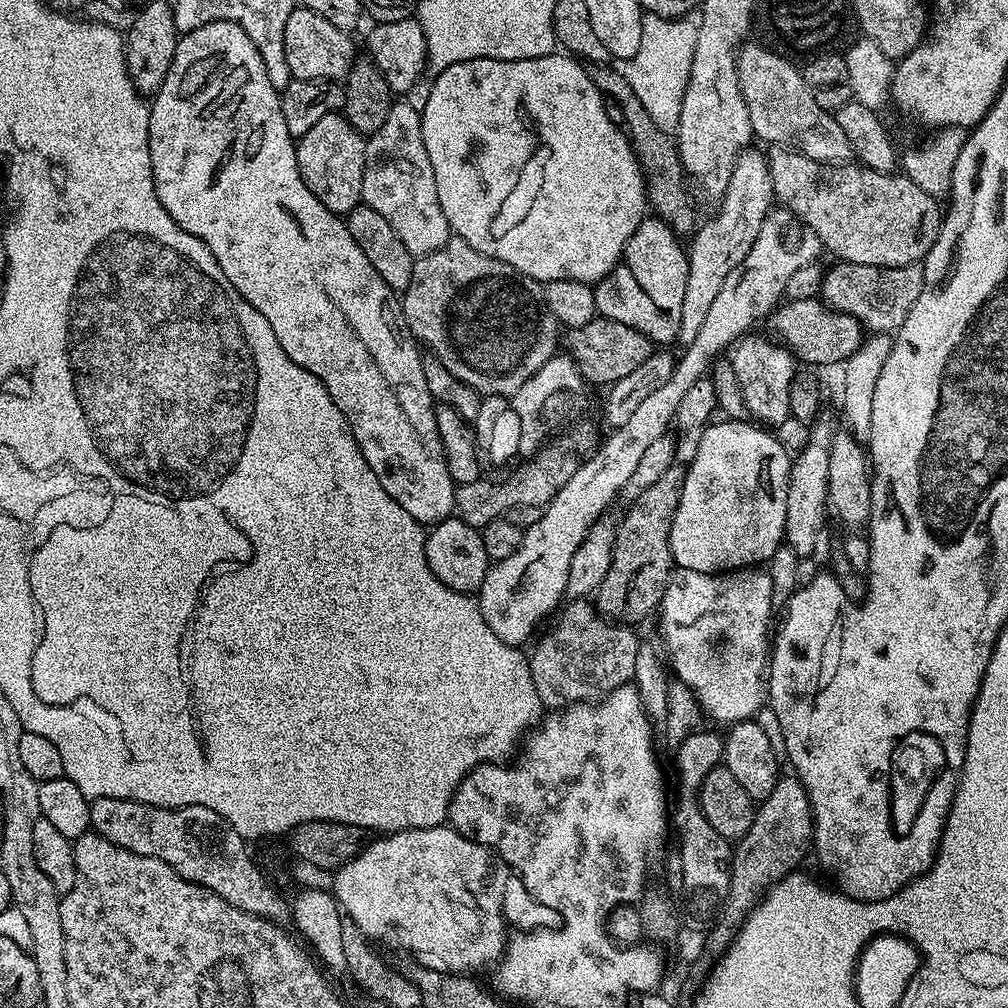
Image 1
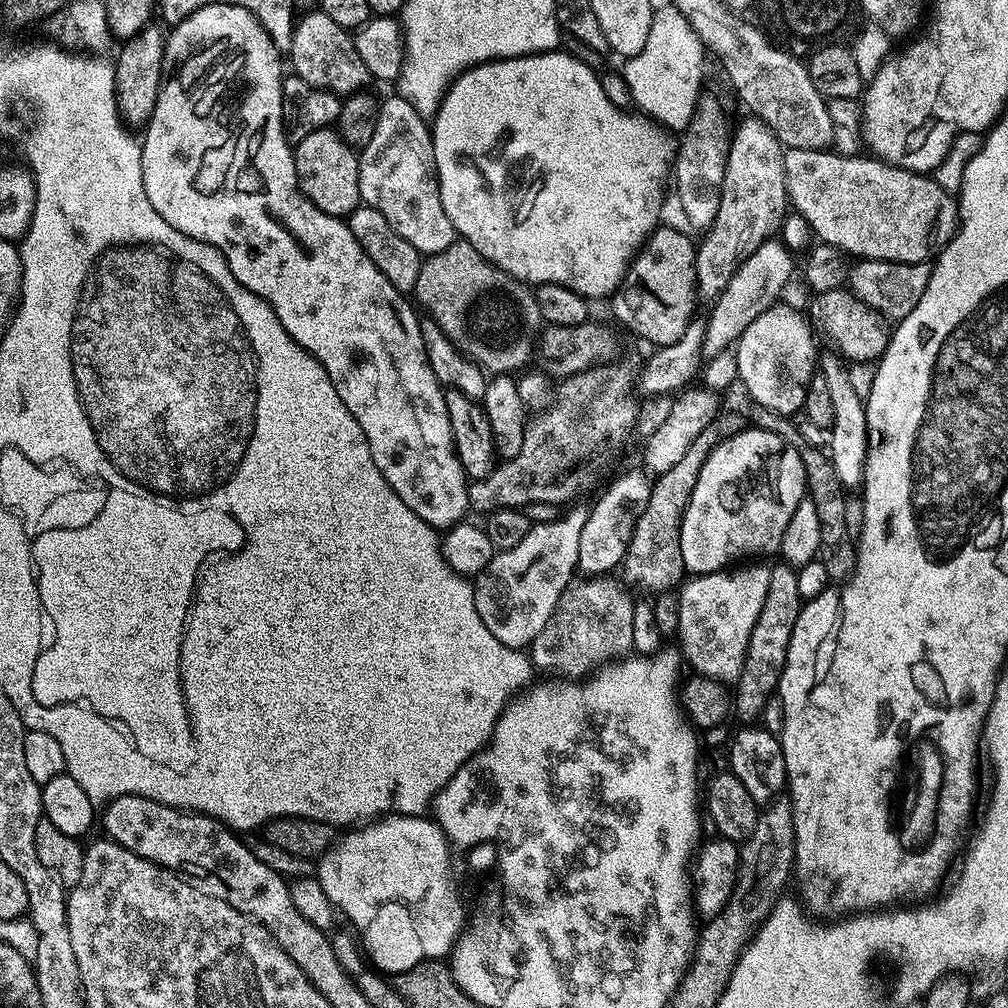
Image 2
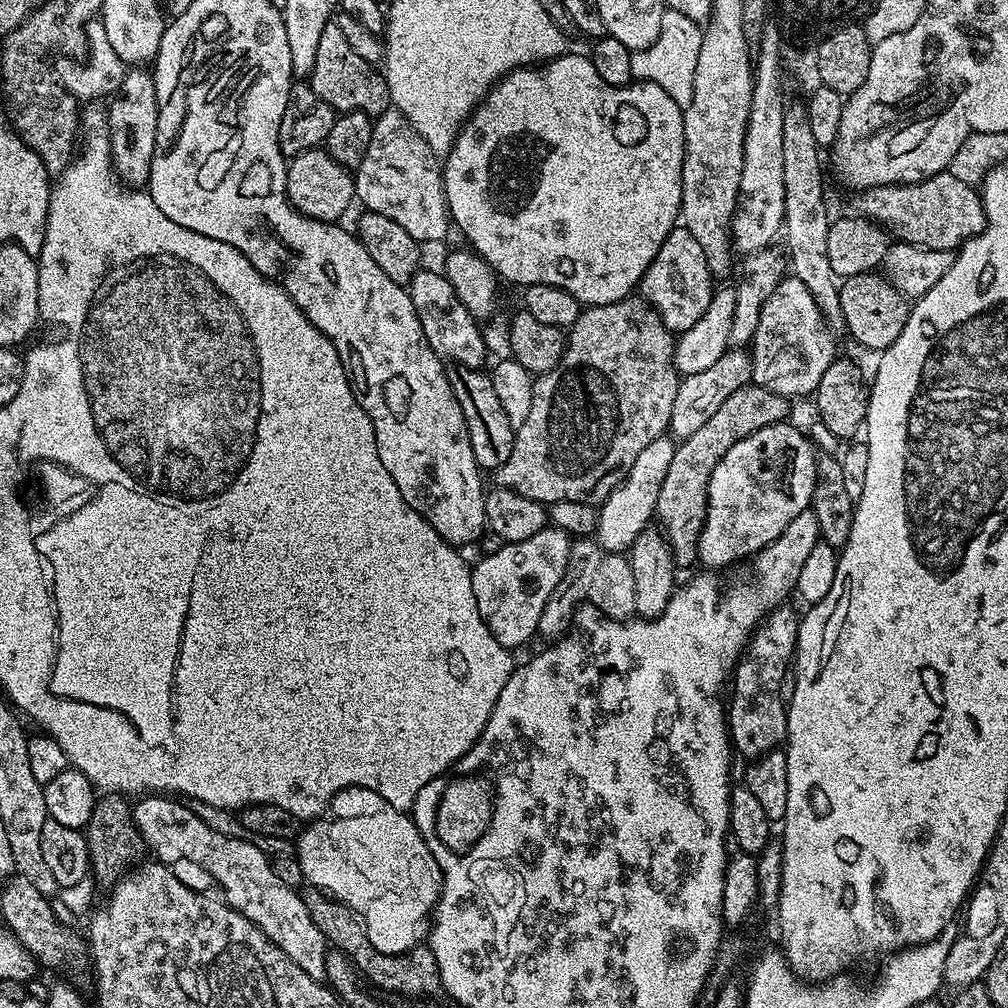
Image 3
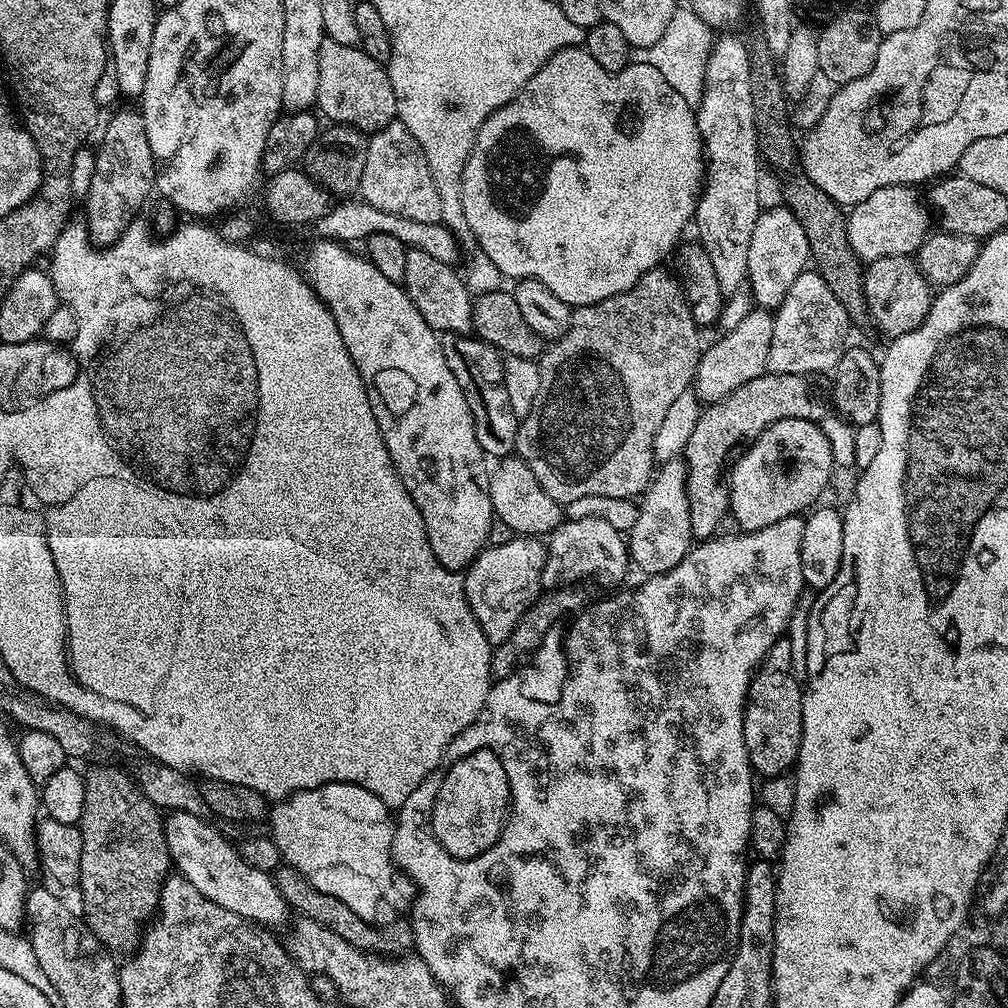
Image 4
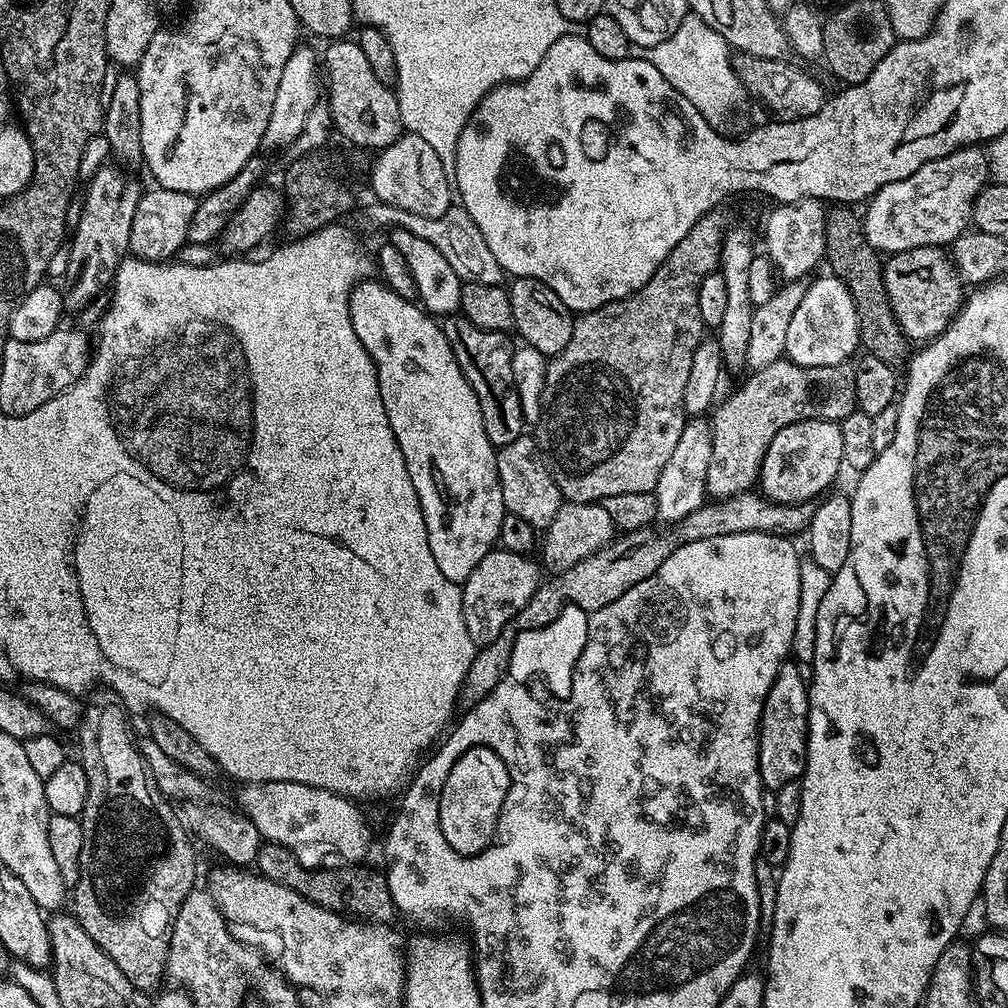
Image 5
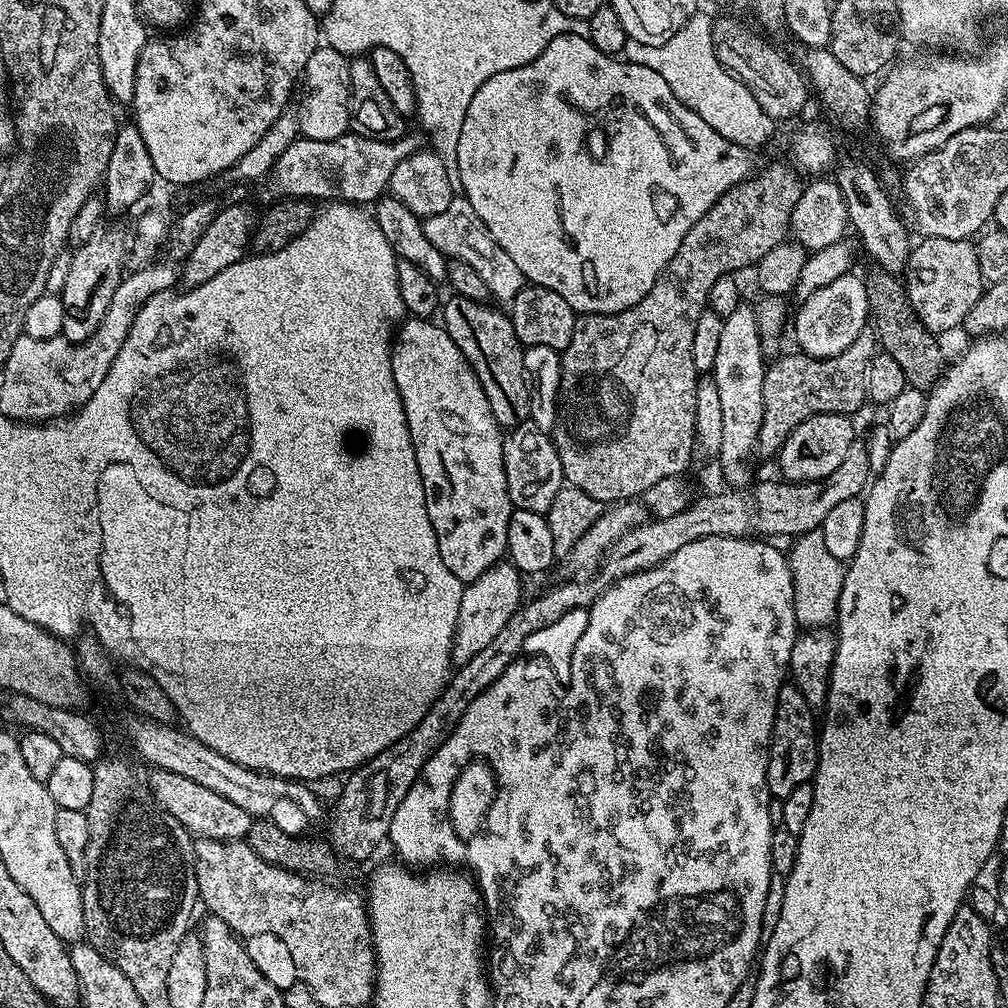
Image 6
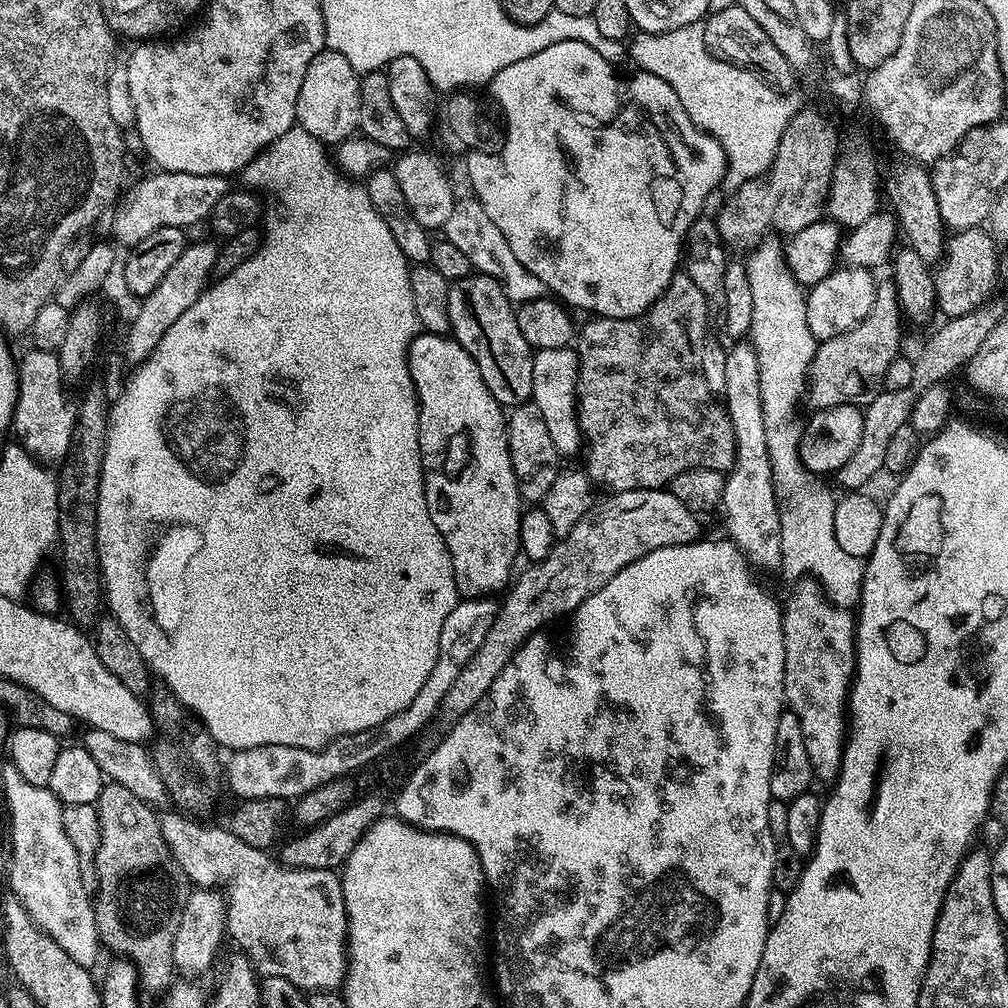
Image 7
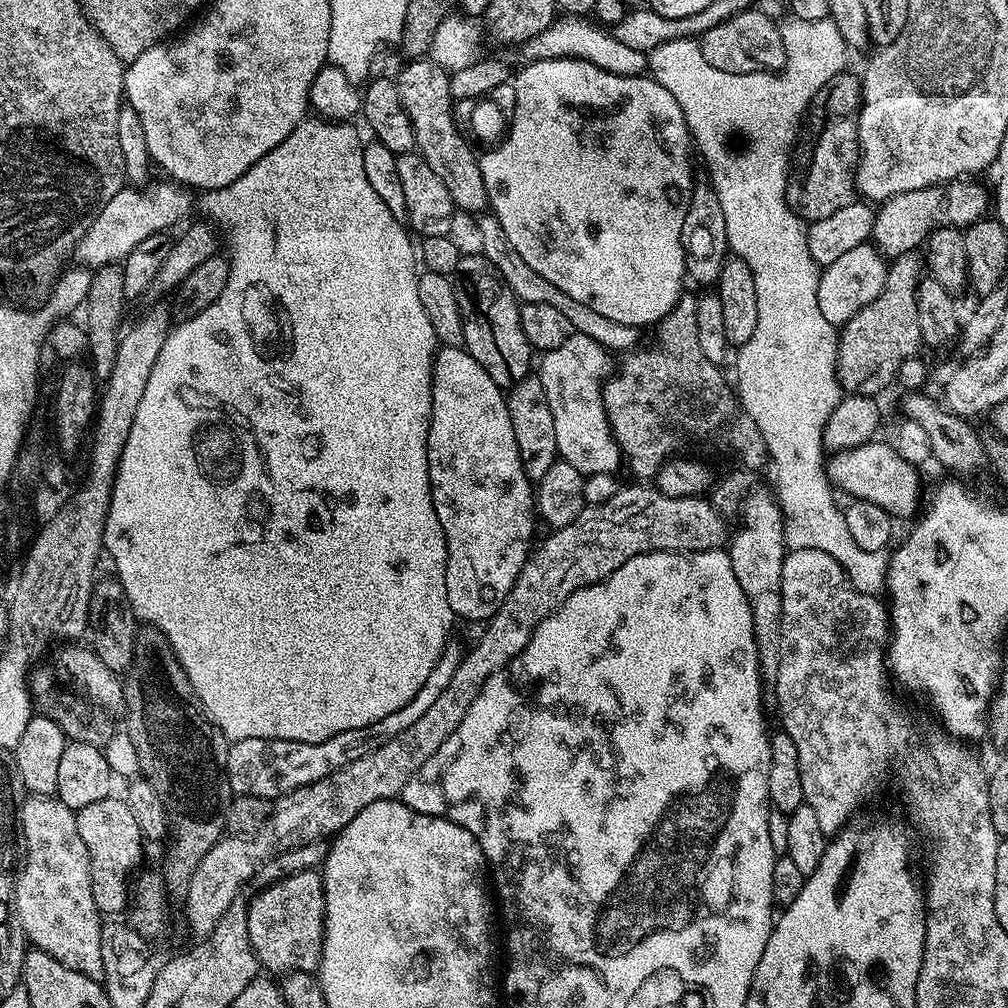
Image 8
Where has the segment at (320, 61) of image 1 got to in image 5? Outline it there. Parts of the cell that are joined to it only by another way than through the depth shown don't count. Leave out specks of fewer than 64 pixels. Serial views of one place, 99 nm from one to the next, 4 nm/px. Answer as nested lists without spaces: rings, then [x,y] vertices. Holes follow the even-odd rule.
[[[341,38],[329,43],[322,52],[322,76],[326,81],[326,107],[331,116],[331,127],[341,132],[352,144],[360,148],[379,150],[390,146],[402,135],[400,128],[400,100],[391,91],[389,85],[382,82],[382,78],[374,75],[366,54],[362,54],[359,43],[352,38]]]

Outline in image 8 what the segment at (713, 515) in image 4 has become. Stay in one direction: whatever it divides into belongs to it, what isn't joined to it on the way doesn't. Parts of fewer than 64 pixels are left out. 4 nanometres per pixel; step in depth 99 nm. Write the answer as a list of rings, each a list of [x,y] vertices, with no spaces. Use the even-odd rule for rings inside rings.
[[[919,251],[895,257],[888,264],[882,294],[874,298],[854,318],[839,329],[836,341],[836,376],[845,393],[875,397],[888,383],[896,380],[896,372],[906,358],[917,355],[922,348],[918,330],[916,287],[922,279],[922,256]]]

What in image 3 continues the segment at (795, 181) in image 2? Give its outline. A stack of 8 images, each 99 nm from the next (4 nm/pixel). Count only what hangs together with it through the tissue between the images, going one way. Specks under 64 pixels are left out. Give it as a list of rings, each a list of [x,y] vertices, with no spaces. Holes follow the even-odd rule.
[[[948,170],[919,180],[916,184],[865,188],[857,196],[860,197],[856,200],[855,211],[861,217],[867,217],[892,236],[896,235],[893,237],[897,241],[916,244],[919,248],[952,252],[982,232],[986,223],[981,193],[966,182],[959,181]]]

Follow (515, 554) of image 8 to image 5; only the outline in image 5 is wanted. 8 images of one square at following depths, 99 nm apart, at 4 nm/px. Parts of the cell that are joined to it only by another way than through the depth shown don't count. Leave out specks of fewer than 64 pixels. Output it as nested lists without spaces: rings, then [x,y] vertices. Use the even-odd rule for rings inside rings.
[[[369,278],[361,280],[349,294],[348,313],[354,334],[358,334],[358,342],[362,342],[376,363],[382,406],[386,410],[386,418],[390,418],[390,430],[394,430],[402,458],[406,458],[406,470],[422,506],[422,518],[426,522],[434,562],[438,562],[438,570],[442,570],[450,582],[463,585],[470,574],[474,574],[478,562],[482,562],[482,558],[497,547],[505,516],[496,465],[498,449],[492,445],[490,438],[486,438],[486,426],[482,426],[482,406],[478,406],[474,390],[454,358],[443,327],[419,303],[402,298],[383,282]]]

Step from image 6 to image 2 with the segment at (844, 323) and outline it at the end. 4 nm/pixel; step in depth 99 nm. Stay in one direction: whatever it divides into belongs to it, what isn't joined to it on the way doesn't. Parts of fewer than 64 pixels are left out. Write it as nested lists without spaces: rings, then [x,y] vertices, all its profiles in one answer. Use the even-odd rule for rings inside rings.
[[[777,302],[764,312],[755,313],[750,326],[741,331],[734,351],[738,358],[738,380],[744,384],[751,403],[792,418],[803,409],[808,384],[817,375],[818,351],[807,318],[784,303]]]

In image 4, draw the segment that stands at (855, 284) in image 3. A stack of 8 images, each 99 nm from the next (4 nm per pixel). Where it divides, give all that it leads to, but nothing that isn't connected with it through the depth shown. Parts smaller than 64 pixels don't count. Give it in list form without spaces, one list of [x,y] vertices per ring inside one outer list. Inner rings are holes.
[[[911,255],[878,258],[868,262],[863,273],[867,315],[882,335],[895,338],[910,334],[923,322],[934,299],[934,288]]]

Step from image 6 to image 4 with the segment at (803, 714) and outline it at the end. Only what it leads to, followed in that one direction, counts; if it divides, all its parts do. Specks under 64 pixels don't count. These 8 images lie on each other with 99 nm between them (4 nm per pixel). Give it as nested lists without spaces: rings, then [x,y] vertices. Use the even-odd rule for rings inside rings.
[[[786,638],[778,639],[774,642],[774,646],[770,646],[760,667],[752,675],[752,681],[748,687],[748,703],[744,705],[742,738],[746,738],[746,754],[752,771],[757,777],[783,776],[795,769],[802,742],[803,701],[804,692],[801,681],[796,680],[790,670],[790,642]]]

